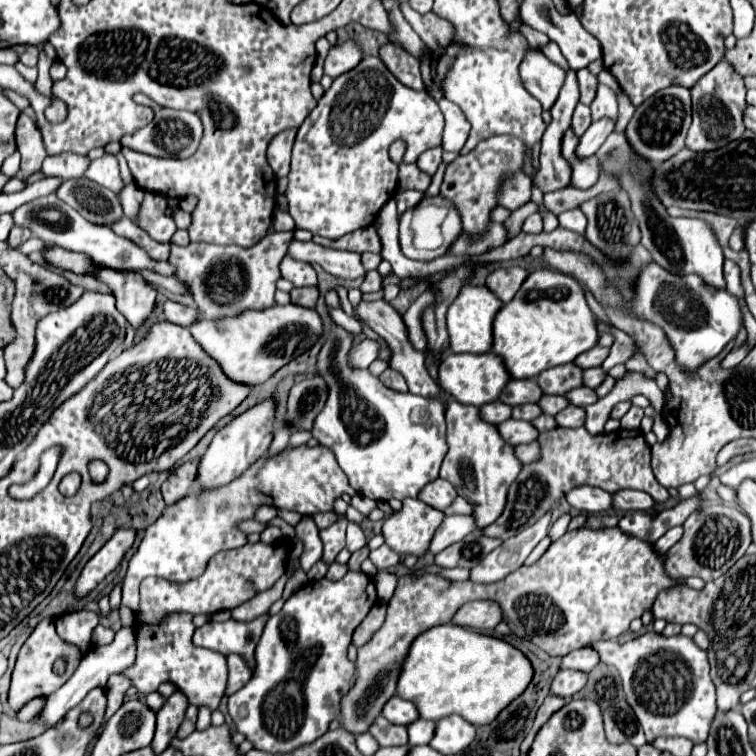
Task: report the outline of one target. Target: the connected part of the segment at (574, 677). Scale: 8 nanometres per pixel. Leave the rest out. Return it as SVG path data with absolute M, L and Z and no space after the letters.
M564 669L564 671L558 671L558 675L554 677L550 689L552 689L554 695L560 695L560 697L564 697L564 699L570 699L570 697L576 695L586 683L588 683L588 675L586 675L586 673Z

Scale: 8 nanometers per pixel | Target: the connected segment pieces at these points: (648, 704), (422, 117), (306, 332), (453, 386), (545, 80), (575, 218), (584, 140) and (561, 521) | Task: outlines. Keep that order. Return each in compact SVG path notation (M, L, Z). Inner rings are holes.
M648 631L622 645L616 641L598 641L592 647L600 653L602 663L618 669L626 701L638 717L648 743L658 737L686 737L692 743L704 743L708 739L716 715L714 683L710 679L706 651L690 637L664 637L662 633Z
M364 57L358 67L334 79L330 89L298 129L292 149L292 167L288 173L290 183L284 193L296 227L328 239L338 239L350 231L370 227L382 205L396 193L398 165L388 155L390 145L402 139L406 143L404 161L414 163L422 151L440 145L442 129L444 117L426 91L404 87L378 57Z
M294 303L274 305L264 311L244 311L242 315L232 319L208 321L204 317L198 317L198 321L190 325L192 337L212 359L220 363L222 371L230 379L248 385L264 383L286 363L306 353L320 339L322 331L324 327L318 311Z
M492 351L482 353L482 355L448 353L446 359L442 359L440 369L438 369L440 387L446 389L456 401L464 405L474 405L474 407L482 407L484 403L498 399L508 381L510 381L510 375L508 375L508 369L504 367L504 361Z
M528 49L520 63L520 79L526 91L536 97L542 109L550 109L564 83L564 69L552 63L538 49Z
M580 209L564 211L564 213L558 215L558 219L560 219L560 225L564 229L572 229L572 231L578 231L578 233L584 233L584 229L586 229L586 215Z
M598 119L594 121L588 131L580 137L580 143L576 147L578 157L588 157L598 151L598 147L604 143L604 139L614 131L614 119Z
M566 513L566 515L562 515L562 517L558 517L558 519L552 523L552 527L550 527L550 537L552 537L552 539L562 537L562 535L566 533L568 521L570 521L570 515L568 515L568 513Z

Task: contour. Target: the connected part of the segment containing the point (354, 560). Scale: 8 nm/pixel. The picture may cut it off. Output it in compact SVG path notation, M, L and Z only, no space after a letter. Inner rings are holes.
M364 547L364 549L360 549L360 551L356 551L356 553L352 553L352 557L350 557L350 561L346 563L348 565L348 571L360 571L360 565L362 565L362 561L368 557L368 547Z

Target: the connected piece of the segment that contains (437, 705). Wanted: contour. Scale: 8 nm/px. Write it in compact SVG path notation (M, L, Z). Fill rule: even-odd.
M448 623L438 625L428 631L424 631L410 647L410 653L406 657L402 675L398 679L398 697L412 701L422 719L438 721L448 715L462 715L472 725L484 725L492 723L496 715L512 703L512 699L518 699L526 687L532 683L532 663L528 663L528 657L518 651L514 645L506 643L504 639L482 635L470 629L464 629L460 625Z

